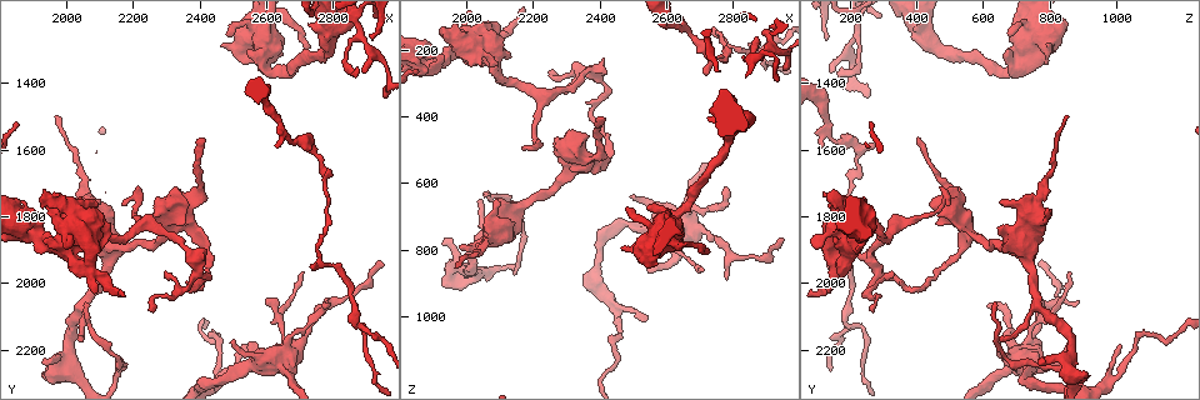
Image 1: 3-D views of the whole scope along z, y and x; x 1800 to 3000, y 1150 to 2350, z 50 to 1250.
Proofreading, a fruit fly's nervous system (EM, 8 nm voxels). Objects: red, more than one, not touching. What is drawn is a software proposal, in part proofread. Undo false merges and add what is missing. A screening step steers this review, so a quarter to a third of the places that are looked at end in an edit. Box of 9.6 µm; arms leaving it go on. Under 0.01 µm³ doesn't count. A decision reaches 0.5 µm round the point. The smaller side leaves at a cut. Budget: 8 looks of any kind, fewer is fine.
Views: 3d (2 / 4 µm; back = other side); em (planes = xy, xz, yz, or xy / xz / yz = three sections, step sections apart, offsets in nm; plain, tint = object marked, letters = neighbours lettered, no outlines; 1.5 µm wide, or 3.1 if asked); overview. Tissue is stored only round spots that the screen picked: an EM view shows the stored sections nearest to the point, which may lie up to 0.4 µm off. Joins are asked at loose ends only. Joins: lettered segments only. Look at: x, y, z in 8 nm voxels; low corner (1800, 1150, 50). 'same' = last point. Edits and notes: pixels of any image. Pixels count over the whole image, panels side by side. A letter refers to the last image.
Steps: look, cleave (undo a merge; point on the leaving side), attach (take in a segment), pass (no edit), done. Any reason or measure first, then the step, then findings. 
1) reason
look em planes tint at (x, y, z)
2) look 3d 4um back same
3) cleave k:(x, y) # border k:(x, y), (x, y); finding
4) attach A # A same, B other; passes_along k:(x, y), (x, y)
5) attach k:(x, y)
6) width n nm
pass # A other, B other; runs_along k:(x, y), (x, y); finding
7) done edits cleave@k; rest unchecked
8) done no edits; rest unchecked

look em xz step 8 tint at (2570, 1220, 830)

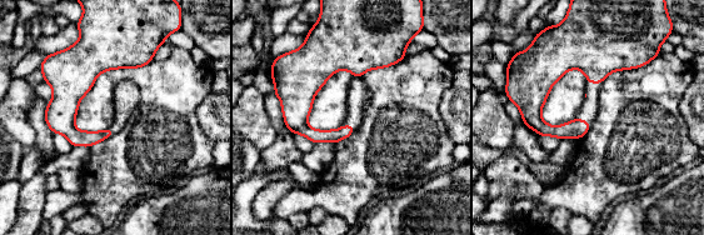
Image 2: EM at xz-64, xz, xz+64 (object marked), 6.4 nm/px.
another direction
look em planes letters same

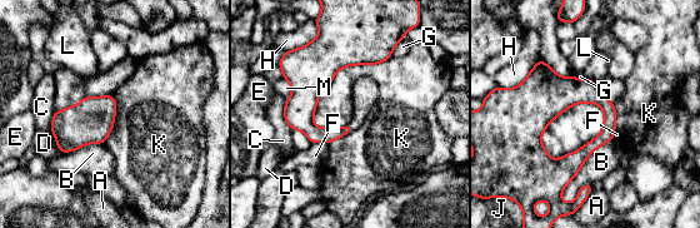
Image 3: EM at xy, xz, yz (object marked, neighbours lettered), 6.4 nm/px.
pass # A other, B other, C other, D other, E other, F other, G other, H other, J other, K other, L other, M other; none of them fits

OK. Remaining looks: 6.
thin end
look em planes letters at (2180, 1760, 490)

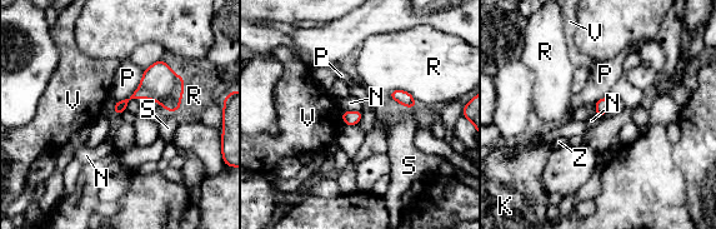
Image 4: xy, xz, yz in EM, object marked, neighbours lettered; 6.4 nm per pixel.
pass # K other, N other, P other, R other, S other, V other, Z other; border 4:(361, 109), (344, 111); none of them fits

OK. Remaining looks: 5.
an open end
look 3d 2um at (2550, 2170, 860)

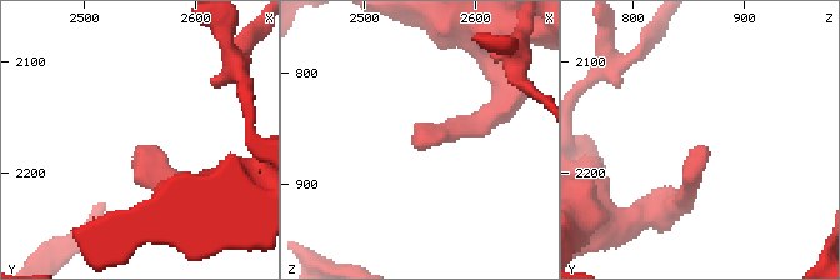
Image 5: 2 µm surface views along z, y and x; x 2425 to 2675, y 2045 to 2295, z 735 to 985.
now the EM
look em planes letters at (2552, 2172, 864)

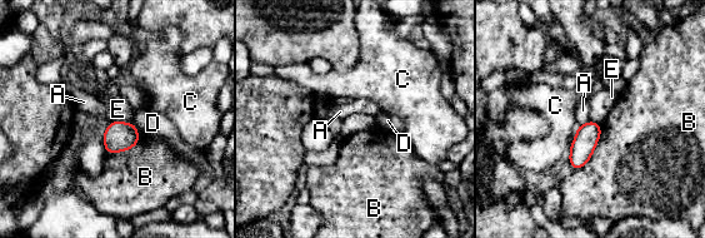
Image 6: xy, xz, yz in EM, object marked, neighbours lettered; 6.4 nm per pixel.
pass # A other, B other, C other, D other, E other; border 6:(130, 122), (110, 123); none of them fits

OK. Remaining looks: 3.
done no edits; rest unchecked

